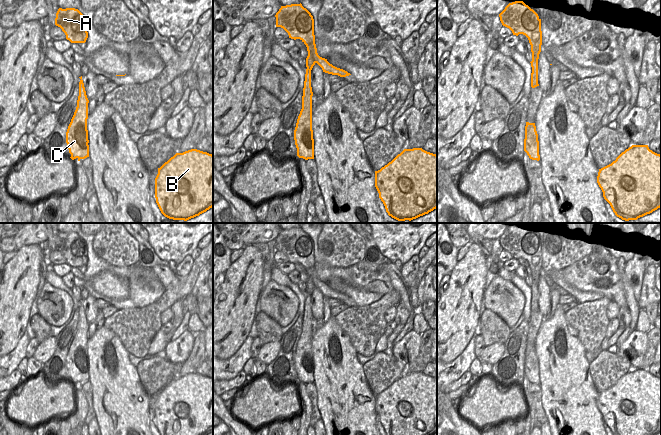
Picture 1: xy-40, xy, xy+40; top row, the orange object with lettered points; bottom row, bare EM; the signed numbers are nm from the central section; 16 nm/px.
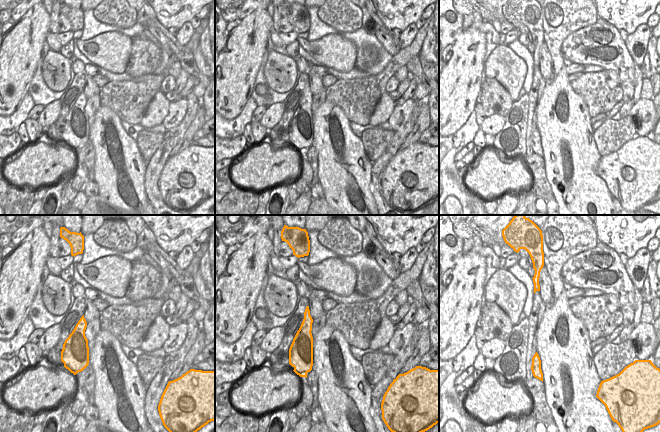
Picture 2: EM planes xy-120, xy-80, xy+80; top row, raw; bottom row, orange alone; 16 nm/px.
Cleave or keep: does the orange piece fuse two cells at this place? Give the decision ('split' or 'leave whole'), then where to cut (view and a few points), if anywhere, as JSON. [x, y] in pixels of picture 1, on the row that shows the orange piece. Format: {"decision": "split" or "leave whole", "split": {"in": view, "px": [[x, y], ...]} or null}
{"decision": "leave whole", "split": null}

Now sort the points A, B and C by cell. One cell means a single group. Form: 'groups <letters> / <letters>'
groups A B C

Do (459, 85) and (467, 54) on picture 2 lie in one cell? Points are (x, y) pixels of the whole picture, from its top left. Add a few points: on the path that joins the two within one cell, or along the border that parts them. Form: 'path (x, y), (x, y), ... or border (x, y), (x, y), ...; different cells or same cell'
path (461, 77), (467, 62); same cell

